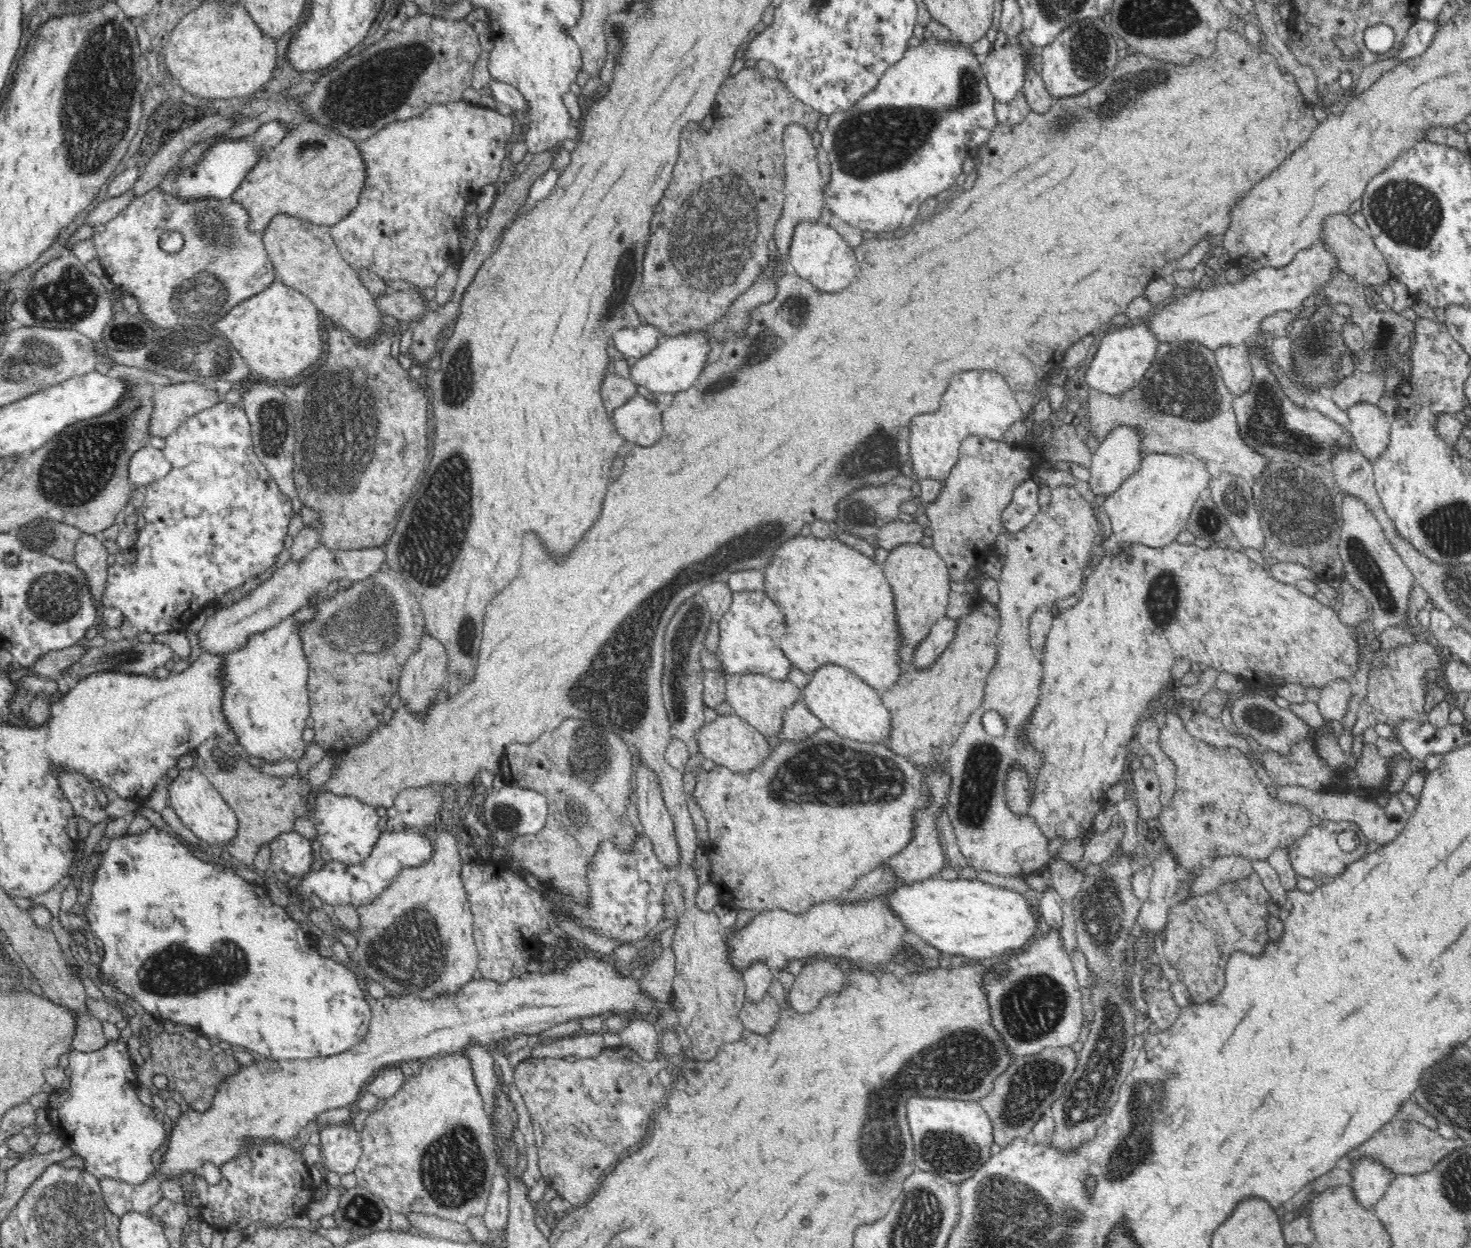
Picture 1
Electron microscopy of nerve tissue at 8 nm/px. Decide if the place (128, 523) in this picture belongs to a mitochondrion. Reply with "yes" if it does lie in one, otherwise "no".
no

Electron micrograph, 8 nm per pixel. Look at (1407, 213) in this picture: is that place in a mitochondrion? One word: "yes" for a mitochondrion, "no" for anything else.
yes

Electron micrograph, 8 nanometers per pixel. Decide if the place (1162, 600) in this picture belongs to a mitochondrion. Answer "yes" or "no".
yes

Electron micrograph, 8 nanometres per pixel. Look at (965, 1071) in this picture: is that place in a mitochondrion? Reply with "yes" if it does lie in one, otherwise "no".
yes

